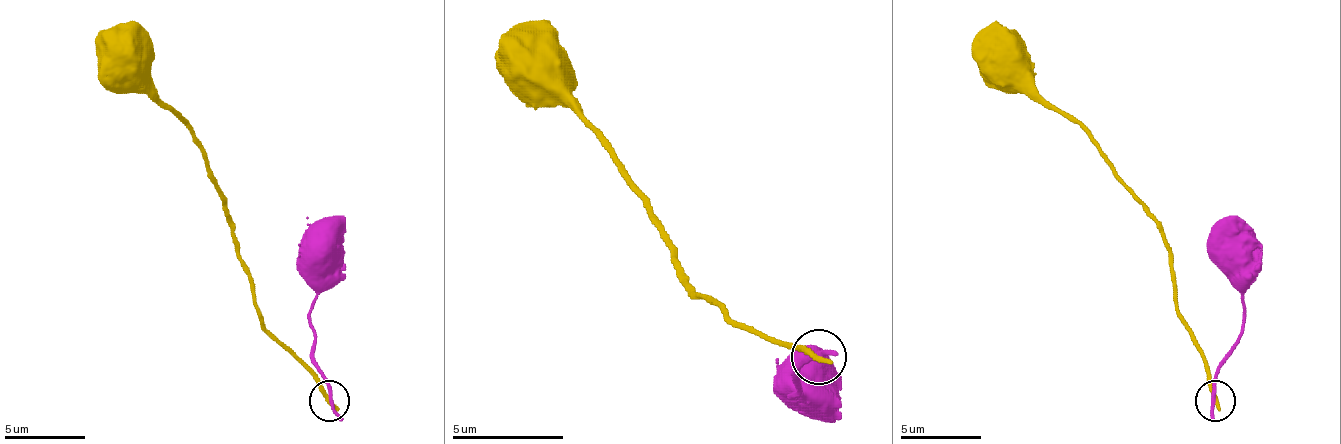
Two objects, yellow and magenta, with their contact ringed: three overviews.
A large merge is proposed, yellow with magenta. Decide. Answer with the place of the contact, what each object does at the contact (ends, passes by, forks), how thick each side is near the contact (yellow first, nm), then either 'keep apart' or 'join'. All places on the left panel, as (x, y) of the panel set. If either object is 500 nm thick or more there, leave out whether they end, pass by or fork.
place (329, 400); yellow ends; magenta passes by; calibres 320 and 220 nm; keep apart

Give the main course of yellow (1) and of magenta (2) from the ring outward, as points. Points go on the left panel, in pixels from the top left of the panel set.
1: (330, 399), (254, 307), (254, 279), (201, 142), (157, 98), (149, 74), (125, 58)
2: (330, 399), (310, 323), (314, 287), (338, 255), (342, 214)

